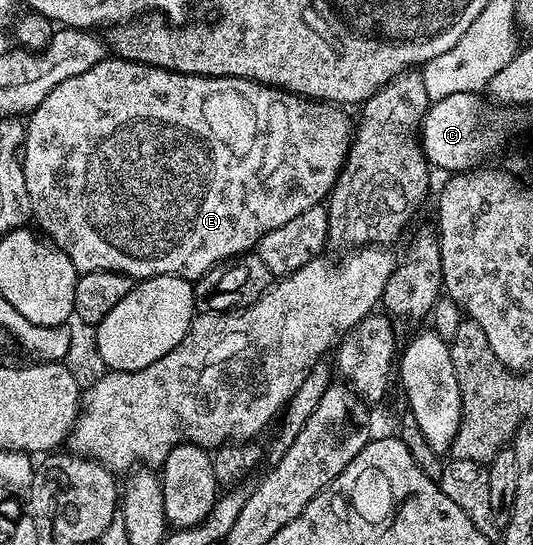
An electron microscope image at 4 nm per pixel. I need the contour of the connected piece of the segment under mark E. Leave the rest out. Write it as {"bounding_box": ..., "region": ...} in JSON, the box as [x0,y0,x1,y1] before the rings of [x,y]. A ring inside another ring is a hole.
{"bounding_box":[20,57,352,281],"region":[[[107,57],[101,59],[92,69],[85,70],[84,73],[76,73],[76,77],[68,77],[68,81],[60,81],[52,93],[40,101],[40,105],[34,111],[29,112],[28,122],[26,123],[26,141],[20,148],[20,162],[24,173],[24,185],[28,189],[30,198],[30,213],[33,222],[38,222],[41,234],[55,247],[61,249],[72,261],[72,265],[80,273],[83,271],[115,271],[121,275],[128,275],[135,281],[151,279],[157,275],[175,275],[181,279],[197,281],[201,275],[208,273],[217,263],[224,263],[227,259],[234,258],[235,255],[245,255],[253,252],[258,246],[258,242],[272,229],[280,229],[280,225],[288,225],[292,217],[300,217],[304,209],[312,209],[319,206],[329,196],[334,188],[334,182],[338,179],[338,174],[346,164],[346,155],[350,151],[352,142],[352,119],[346,115],[341,115],[341,110],[335,109],[330,105],[323,105],[317,101],[303,102],[297,95],[292,95],[281,89],[267,87],[265,83],[256,83],[252,79],[241,79],[240,77],[228,77],[227,75],[181,75],[179,71],[165,71],[159,67],[153,67],[147,63],[133,63],[131,59],[119,59],[117,57]]]}

